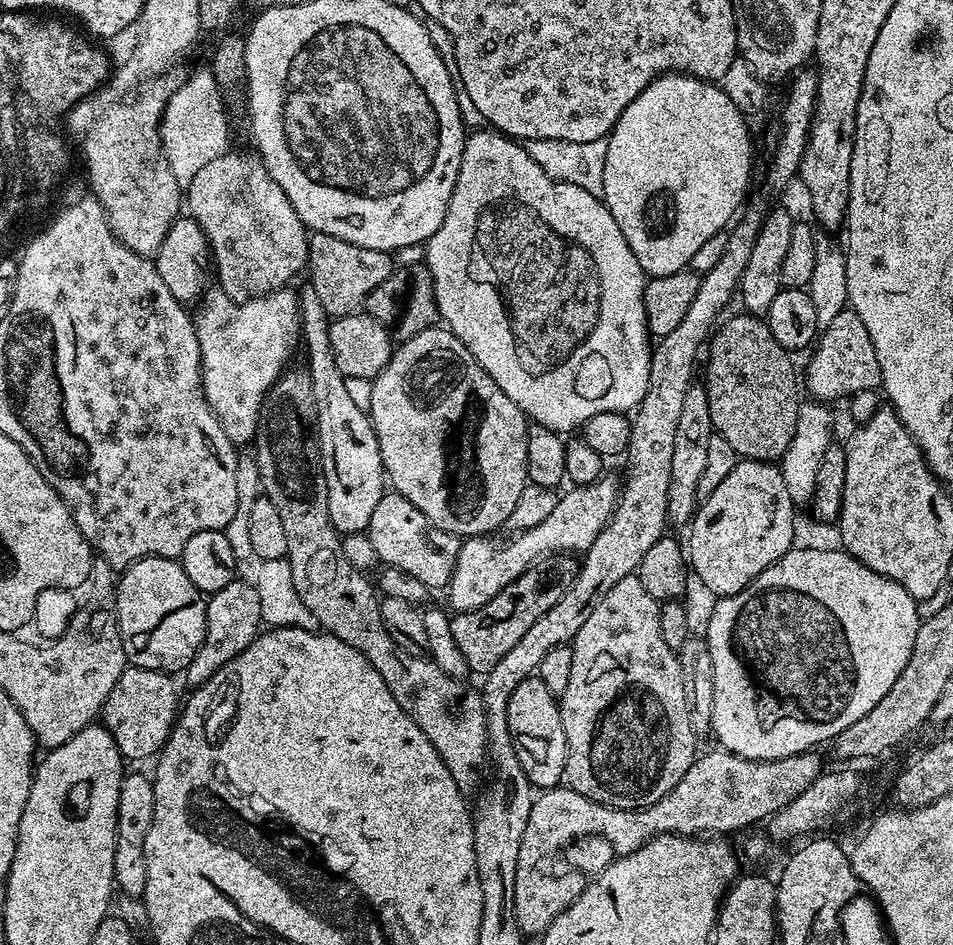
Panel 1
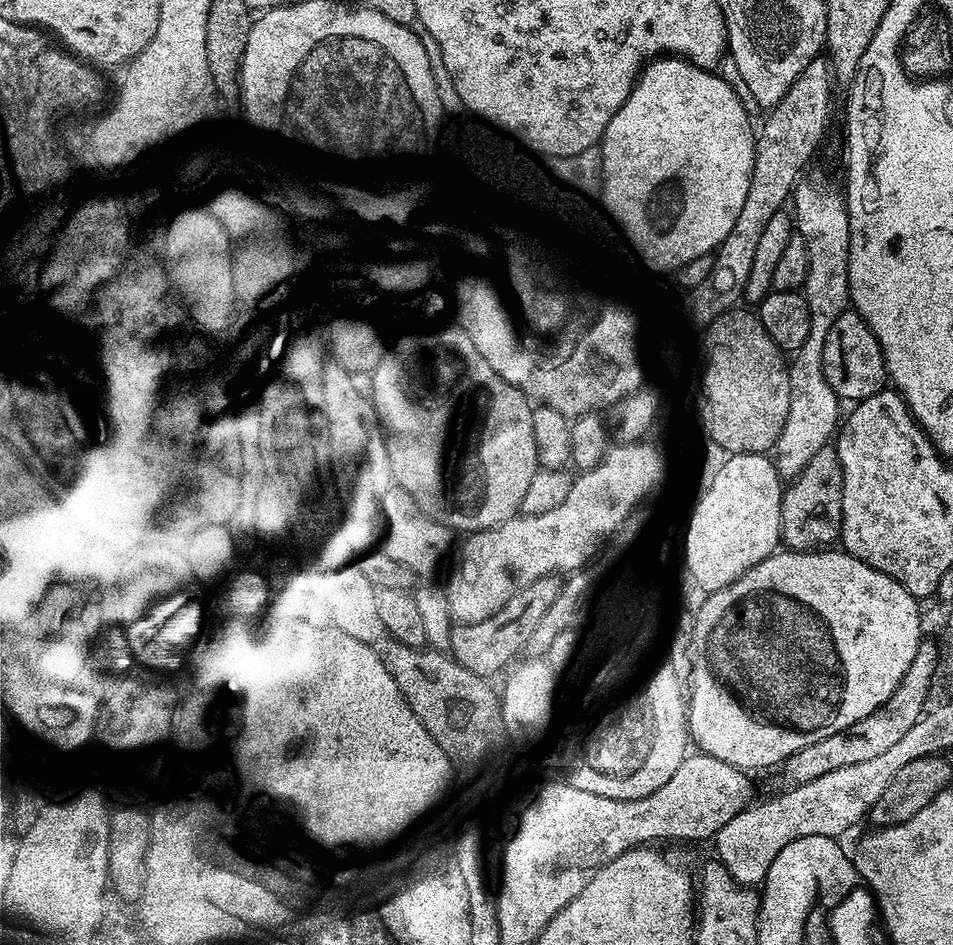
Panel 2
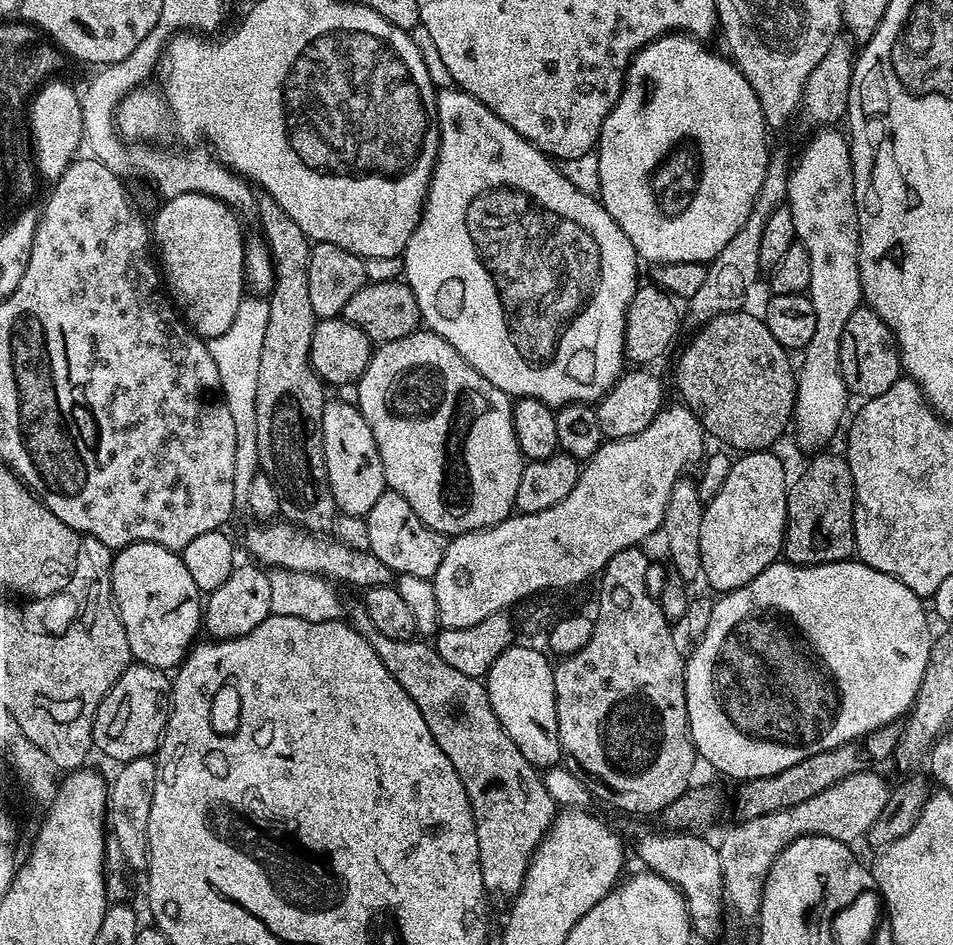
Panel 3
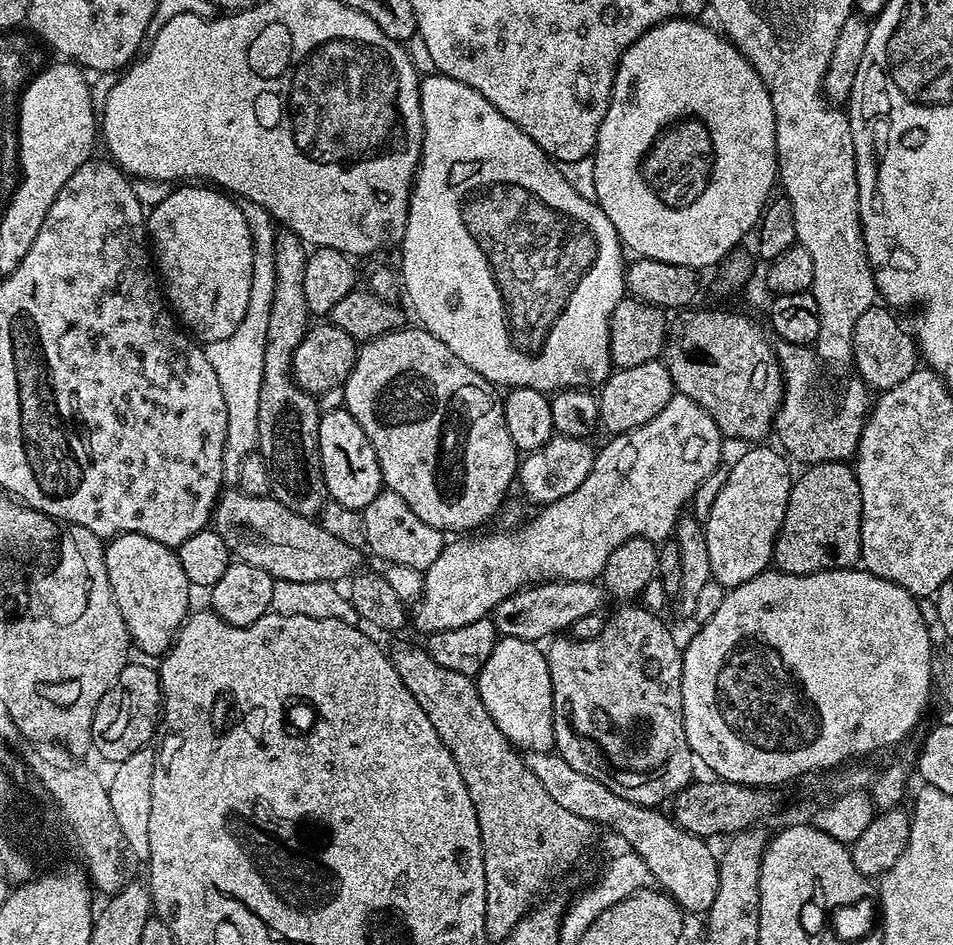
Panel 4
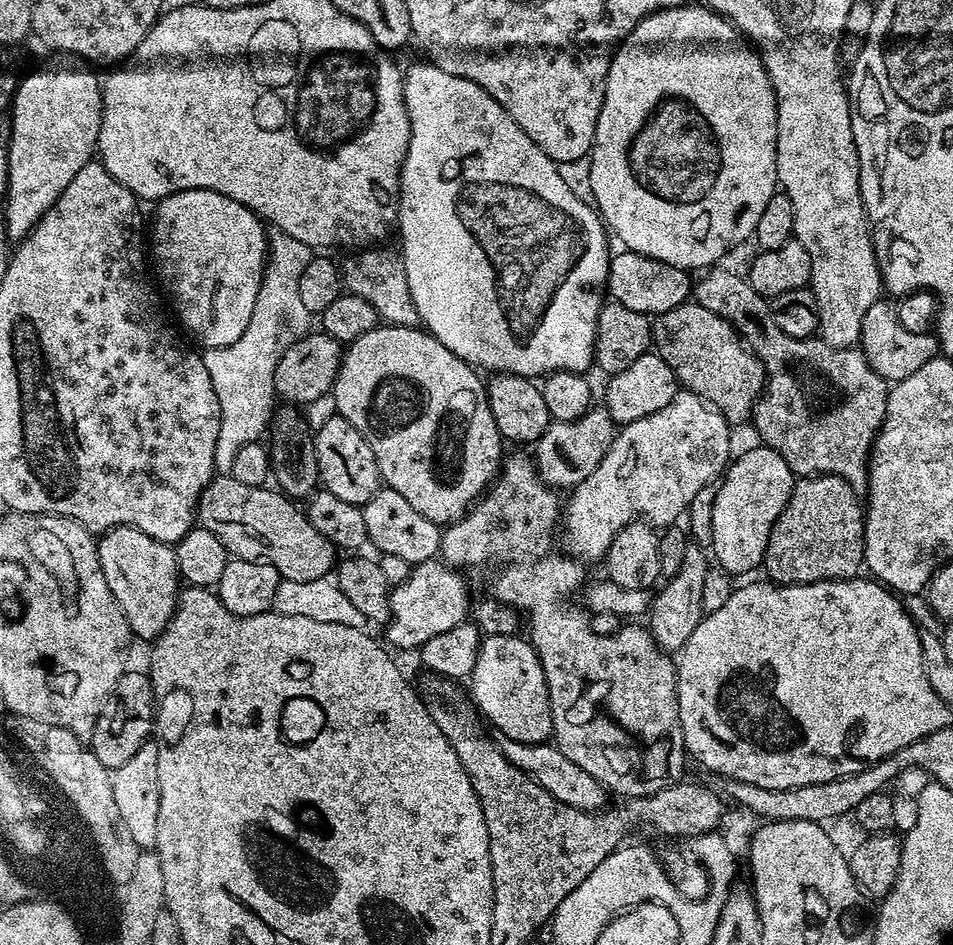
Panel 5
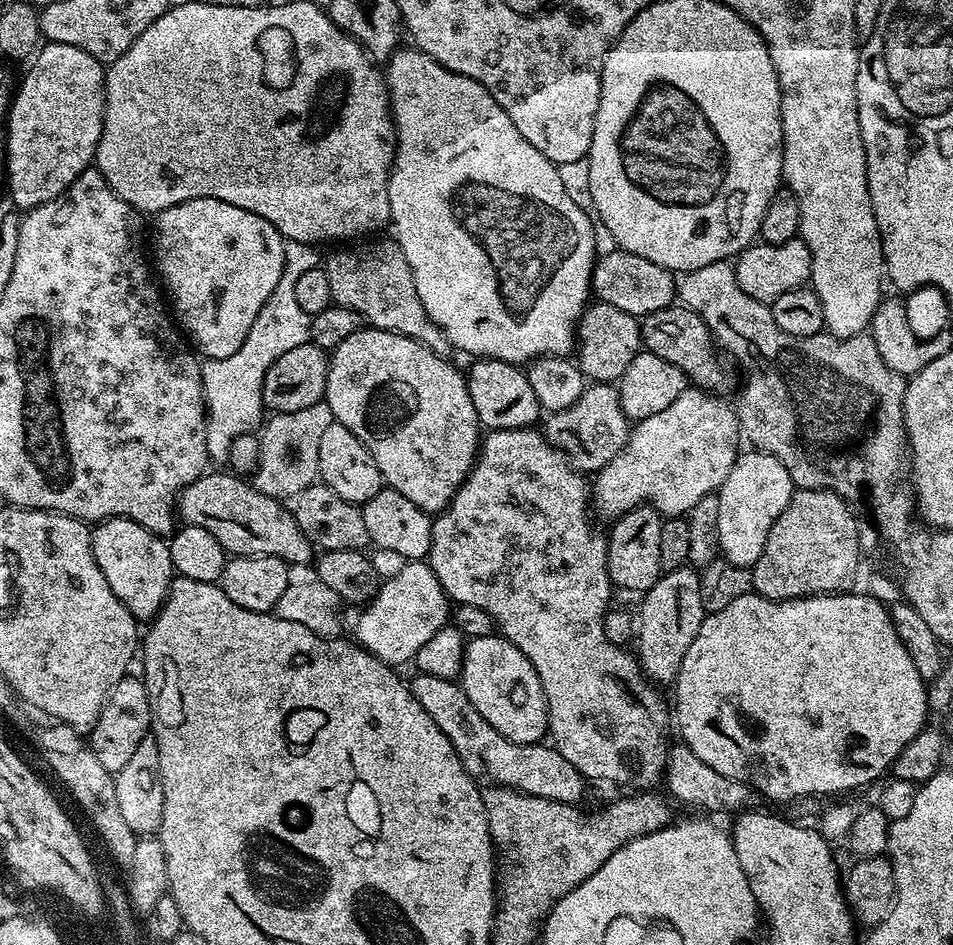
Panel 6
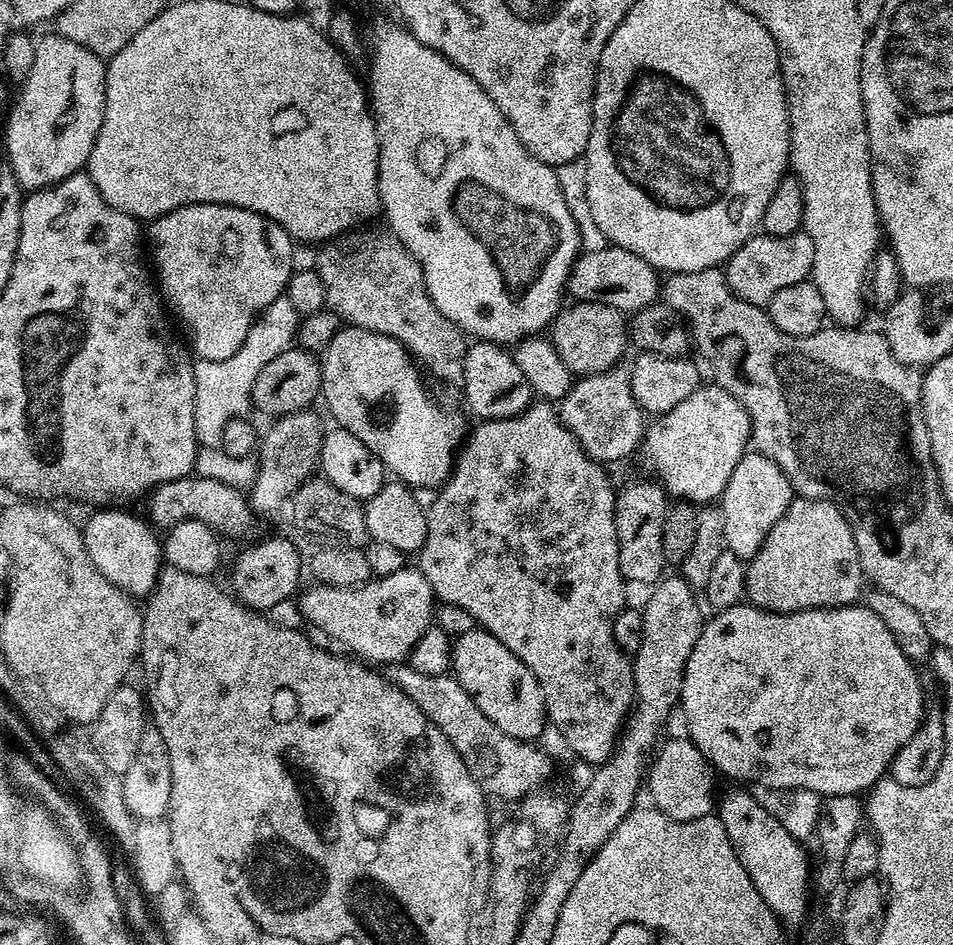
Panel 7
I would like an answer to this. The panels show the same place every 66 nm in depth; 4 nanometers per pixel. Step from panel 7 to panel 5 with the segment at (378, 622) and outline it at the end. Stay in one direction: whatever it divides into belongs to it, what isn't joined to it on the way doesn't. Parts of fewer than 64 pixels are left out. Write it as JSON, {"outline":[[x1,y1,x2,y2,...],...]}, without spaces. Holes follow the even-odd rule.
{"outline":[[440,558,415,565,408,579,391,589,392,619,386,625,387,643,393,649,419,650,430,638,465,623,470,616,470,603,468,588,460,576,463,575,457,569,446,566]]}

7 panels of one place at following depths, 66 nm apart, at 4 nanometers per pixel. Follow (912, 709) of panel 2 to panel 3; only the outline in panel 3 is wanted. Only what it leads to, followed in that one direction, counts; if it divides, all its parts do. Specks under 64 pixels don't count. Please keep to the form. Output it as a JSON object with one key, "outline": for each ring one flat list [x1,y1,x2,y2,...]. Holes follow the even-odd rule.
{"outline":[[885,724,876,732,868,733,859,742,848,740,836,748,812,754,810,758,802,758,802,762,794,762,794,766,789,766,788,769,778,770,778,774,737,783,736,793,732,796,732,812,736,815,735,819,742,821,762,818,762,814,774,814,778,810,798,806,798,802,806,802,806,798,822,794,822,790,838,783,842,778,850,778,850,774,869,771,875,765,872,764,875,760,887,761,893,755,900,740,900,733,901,729,896,724]]}

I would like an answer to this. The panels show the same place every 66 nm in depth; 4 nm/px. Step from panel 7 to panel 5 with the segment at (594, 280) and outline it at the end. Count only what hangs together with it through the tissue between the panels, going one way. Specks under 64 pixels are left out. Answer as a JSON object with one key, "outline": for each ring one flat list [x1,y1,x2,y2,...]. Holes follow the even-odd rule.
{"outline":[[620,250,608,262,607,295,626,310,642,312,649,318,661,316,666,310,674,310,674,306,689,303,694,292,694,280,689,269,670,266,666,262,658,262,649,256,640,256,636,252]]}

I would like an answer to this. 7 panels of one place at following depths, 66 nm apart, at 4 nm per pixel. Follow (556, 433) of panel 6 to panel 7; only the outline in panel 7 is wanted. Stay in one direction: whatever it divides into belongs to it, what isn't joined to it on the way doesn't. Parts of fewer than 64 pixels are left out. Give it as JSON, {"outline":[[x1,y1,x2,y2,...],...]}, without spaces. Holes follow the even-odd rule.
{"outline":[[624,366,579,377,558,404,561,423,576,436,585,454,604,466,626,459,635,448,637,451,641,447,644,438,646,414,634,398,631,377,631,371]]}

